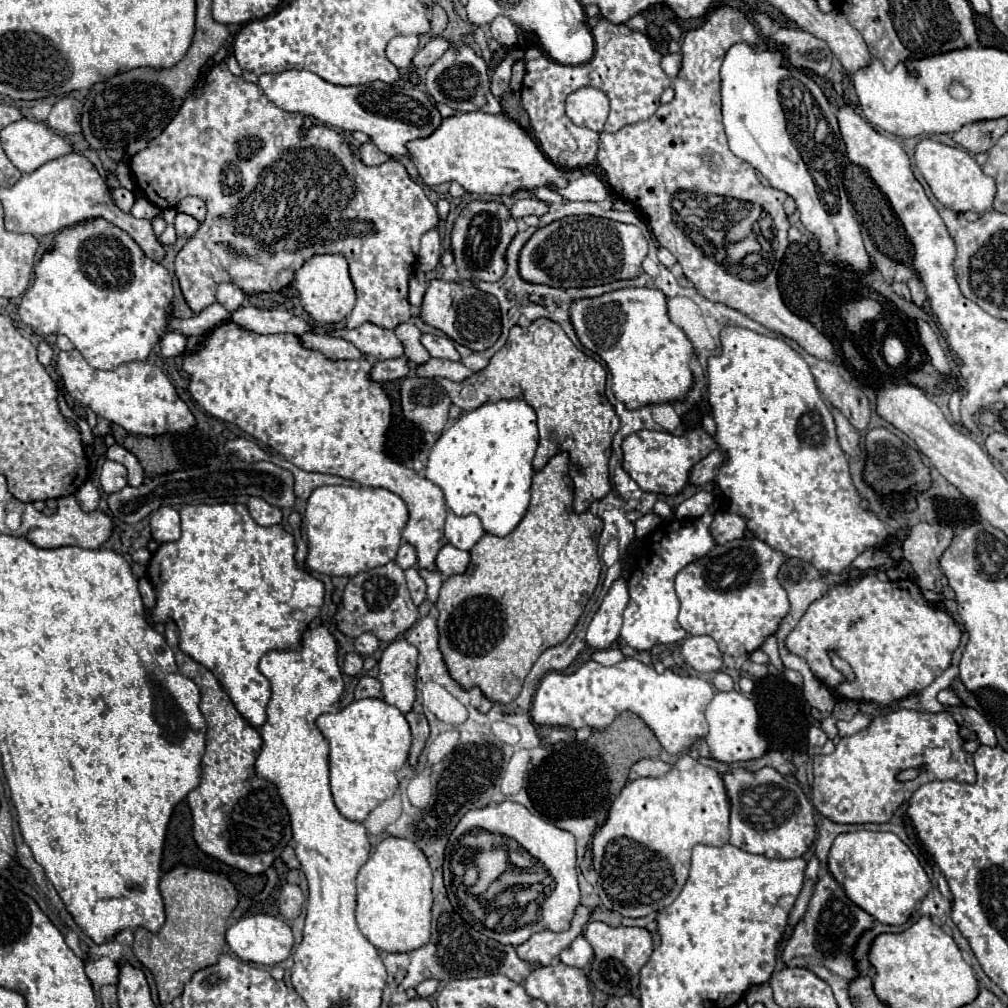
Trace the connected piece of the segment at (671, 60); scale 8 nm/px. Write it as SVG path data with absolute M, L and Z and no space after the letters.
M676 53L676 55L666 55L664 59L662 59L662 69L664 69L664 73L670 77L670 79L674 79L676 75L678 75L678 71L680 71L680 61L682 61L682 57L680 57L680 53Z

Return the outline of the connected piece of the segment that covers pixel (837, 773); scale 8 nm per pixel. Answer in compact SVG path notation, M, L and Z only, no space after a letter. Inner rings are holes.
M896 711L878 715L860 733L840 739L832 755L814 757L814 807L836 823L886 823L910 799L914 789L926 781L976 781L972 755L962 751L962 743L958 723L948 712ZM920 765L924 765L924 771L914 781L896 781L896 773Z

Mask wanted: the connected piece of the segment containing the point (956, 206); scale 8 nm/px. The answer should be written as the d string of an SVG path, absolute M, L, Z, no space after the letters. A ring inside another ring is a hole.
M924 139L916 145L916 167L922 173L922 177L926 179L926 183L930 185L934 197L948 209L964 213L964 211L974 211L978 215L982 215L984 211L992 209L992 201L994 201L994 193L996 193L996 185L992 177L986 177L980 169L980 165L976 163L976 159L958 147L948 147L942 145L938 141L932 139Z

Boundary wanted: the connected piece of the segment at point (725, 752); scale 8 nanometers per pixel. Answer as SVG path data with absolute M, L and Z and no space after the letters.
M738 691L716 693L706 709L706 721L710 725L706 743L712 751L712 757L718 761L724 761L724 763L746 761L746 759L762 757L768 749L766 739L758 733L758 711L756 711L754 701L750 701Z

